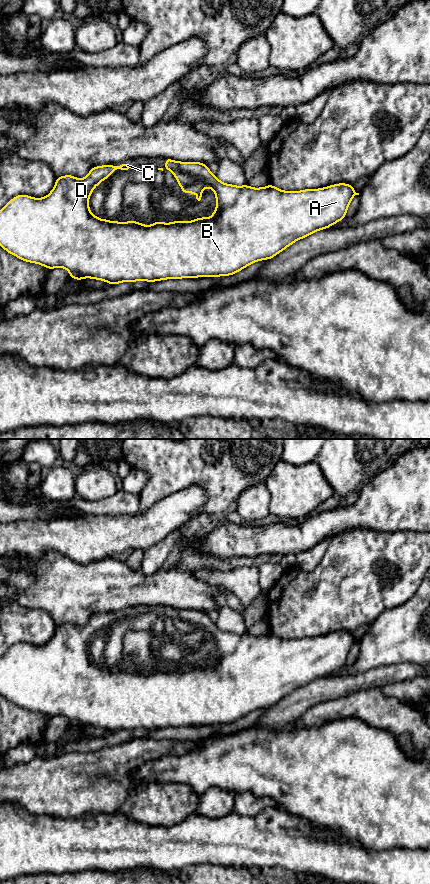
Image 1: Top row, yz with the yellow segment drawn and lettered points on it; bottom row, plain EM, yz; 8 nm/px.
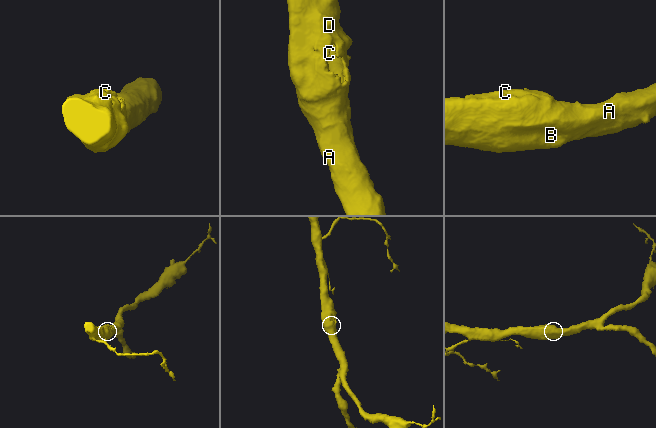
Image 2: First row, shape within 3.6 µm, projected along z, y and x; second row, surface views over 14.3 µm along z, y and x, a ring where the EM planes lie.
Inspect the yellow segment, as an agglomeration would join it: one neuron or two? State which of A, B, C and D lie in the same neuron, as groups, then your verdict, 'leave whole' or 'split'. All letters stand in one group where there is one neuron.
A B C D; leave whole

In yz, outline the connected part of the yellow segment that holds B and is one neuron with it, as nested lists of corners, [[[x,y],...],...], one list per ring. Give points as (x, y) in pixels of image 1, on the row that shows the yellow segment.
[[[165,158],[165,167],[158,170],[170,170],[183,194],[196,193],[196,199],[200,201],[205,187],[215,192],[217,206],[211,217],[171,223],[157,221],[149,226],[132,220],[122,223],[96,217],[89,209],[89,197],[94,188],[110,177],[114,170],[128,172],[131,168],[130,162],[118,166],[96,166],[91,168],[83,179],[72,175],[58,177],[54,188],[46,197],[34,198],[23,194],[15,196],[0,210],[0,247],[22,261],[39,264],[49,270],[65,268],[72,279],[81,281],[91,278],[110,285],[122,282],[231,276],[257,261],[269,260],[294,242],[340,222],[346,217],[353,197],[359,195],[353,185],[347,183],[300,191],[280,190],[271,183],[260,188],[247,184],[235,186],[221,182],[204,163]]]

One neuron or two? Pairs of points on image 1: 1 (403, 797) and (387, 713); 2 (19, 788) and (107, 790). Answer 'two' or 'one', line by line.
1: two
2: one

